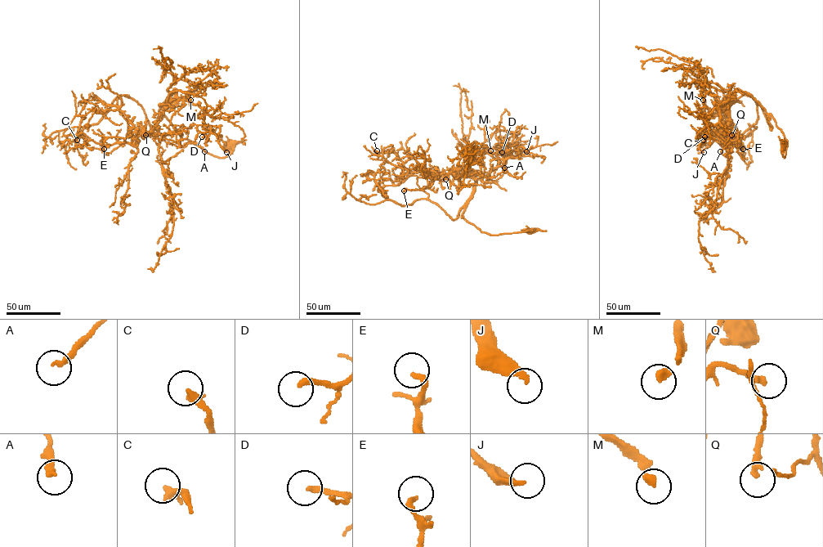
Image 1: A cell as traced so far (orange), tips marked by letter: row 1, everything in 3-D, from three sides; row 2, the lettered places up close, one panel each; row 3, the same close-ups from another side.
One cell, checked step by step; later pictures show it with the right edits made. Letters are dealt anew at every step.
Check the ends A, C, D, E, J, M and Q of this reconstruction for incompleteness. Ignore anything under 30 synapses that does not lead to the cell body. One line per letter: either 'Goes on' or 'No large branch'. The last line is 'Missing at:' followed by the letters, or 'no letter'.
A: No large branch
C: No large branch
D: No large branch
E: No large branch
J: Goes on
M: Goes on
Q: Goes on
Missing at: J, M, Q

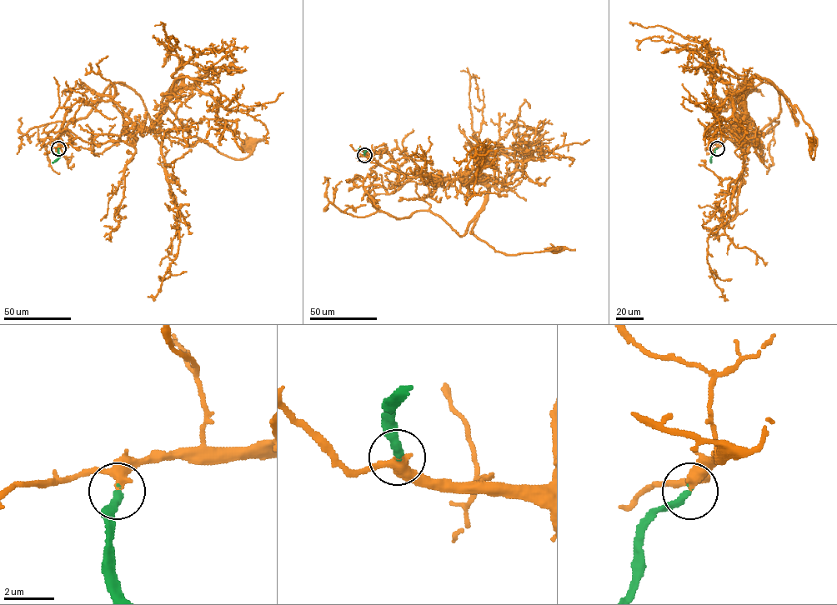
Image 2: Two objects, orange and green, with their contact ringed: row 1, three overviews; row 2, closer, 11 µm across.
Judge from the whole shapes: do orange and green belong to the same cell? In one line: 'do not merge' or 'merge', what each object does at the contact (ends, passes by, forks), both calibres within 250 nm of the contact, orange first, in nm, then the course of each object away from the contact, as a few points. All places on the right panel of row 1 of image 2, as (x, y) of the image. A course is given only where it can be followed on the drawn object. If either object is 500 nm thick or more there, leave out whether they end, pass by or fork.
merge; orange passes by; green ends; calibres 300 and 280 nm; course orange (717, 147), (746, 140), (739, 124), (754, 77), (797, 107), (816, 139), (813, 159), (810, 142); course green (717, 147), (711, 162)

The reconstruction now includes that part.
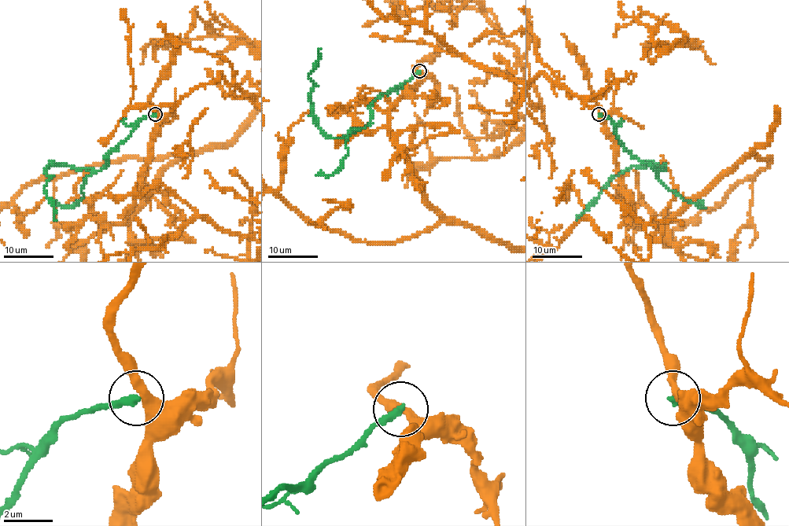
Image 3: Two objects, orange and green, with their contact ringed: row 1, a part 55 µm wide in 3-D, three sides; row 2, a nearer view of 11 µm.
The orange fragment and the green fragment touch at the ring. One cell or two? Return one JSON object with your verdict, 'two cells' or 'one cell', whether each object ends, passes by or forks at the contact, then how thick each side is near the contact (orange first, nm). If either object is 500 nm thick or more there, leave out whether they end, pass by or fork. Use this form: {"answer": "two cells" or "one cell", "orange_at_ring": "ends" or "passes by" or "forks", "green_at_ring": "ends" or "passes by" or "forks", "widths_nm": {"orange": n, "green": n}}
{"answer": "two cells", "orange_at_ring": "passes by", "green_at_ring": "ends", "widths_nm": {"orange": 360, "green": 320}}

